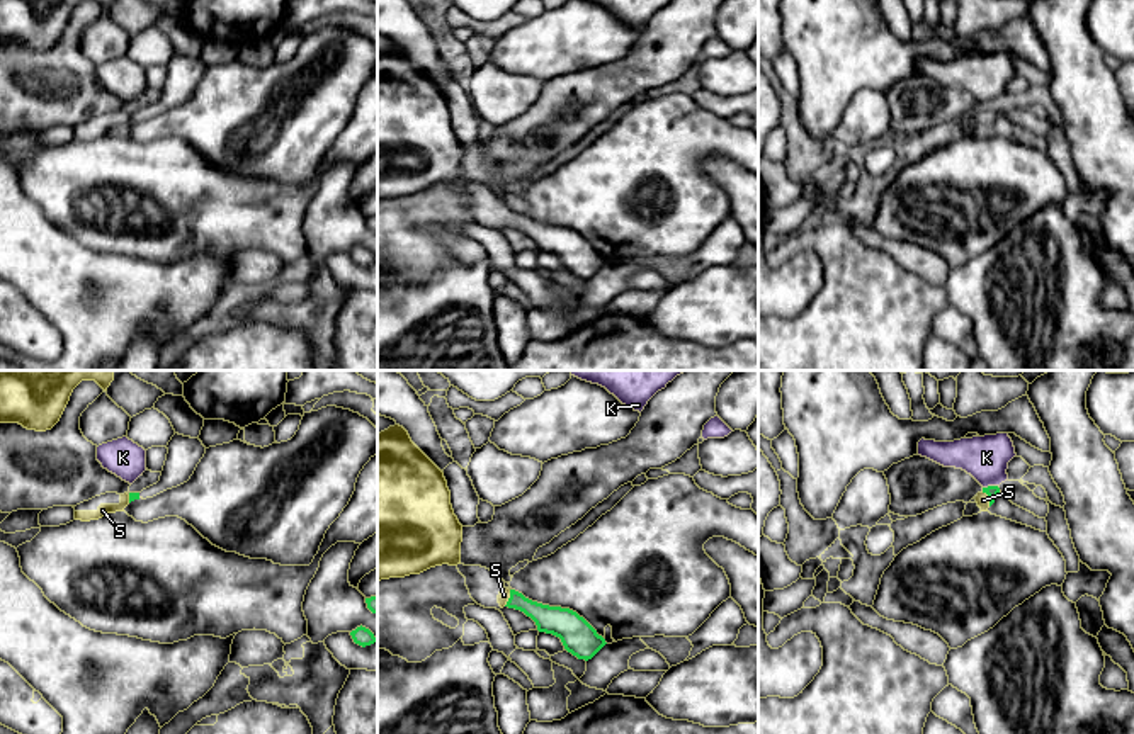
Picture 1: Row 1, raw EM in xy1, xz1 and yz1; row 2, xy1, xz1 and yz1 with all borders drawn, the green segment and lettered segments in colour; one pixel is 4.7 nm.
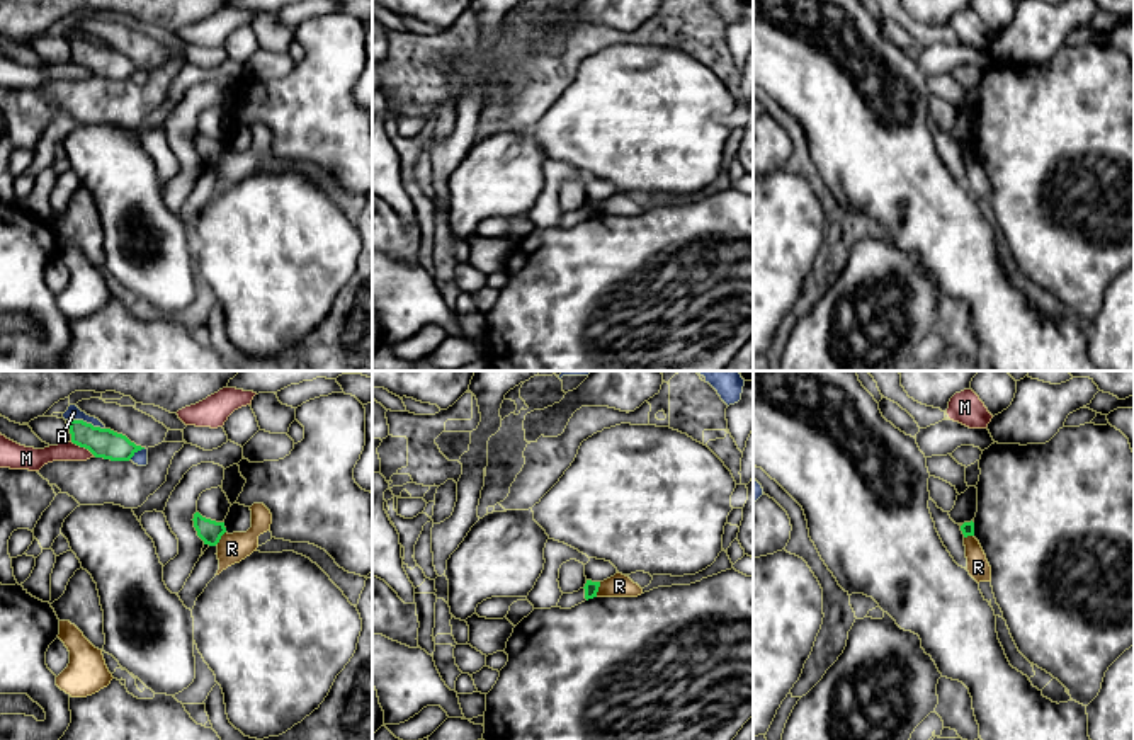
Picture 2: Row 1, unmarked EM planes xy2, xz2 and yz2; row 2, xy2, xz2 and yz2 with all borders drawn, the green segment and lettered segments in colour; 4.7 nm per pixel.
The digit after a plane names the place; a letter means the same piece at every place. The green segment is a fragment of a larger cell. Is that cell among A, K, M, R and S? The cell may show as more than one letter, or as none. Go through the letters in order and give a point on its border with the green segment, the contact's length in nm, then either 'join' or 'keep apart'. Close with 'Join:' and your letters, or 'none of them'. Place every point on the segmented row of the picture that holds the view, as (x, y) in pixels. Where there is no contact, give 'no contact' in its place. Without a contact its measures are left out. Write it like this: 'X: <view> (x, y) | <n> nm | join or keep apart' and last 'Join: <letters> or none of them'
A: xy2 (85, 422) | 190 nm | keep apart
K: yz1 (990, 486) | 70 nm | keep apart
M: xy2 (82, 446) | 140 nm | keep apart
R: xz2 (597, 589) | 80 nm | keep apart
S: yz1 (990, 498) | 80 nm | join
Join: S

